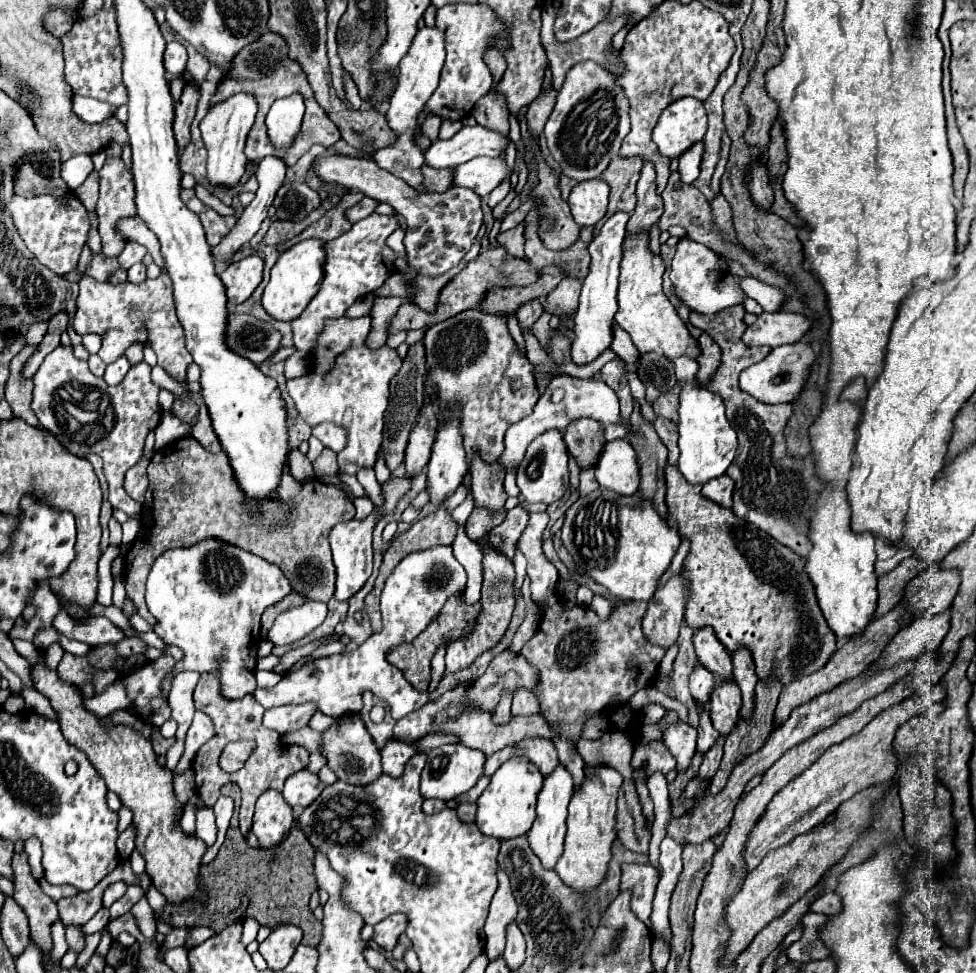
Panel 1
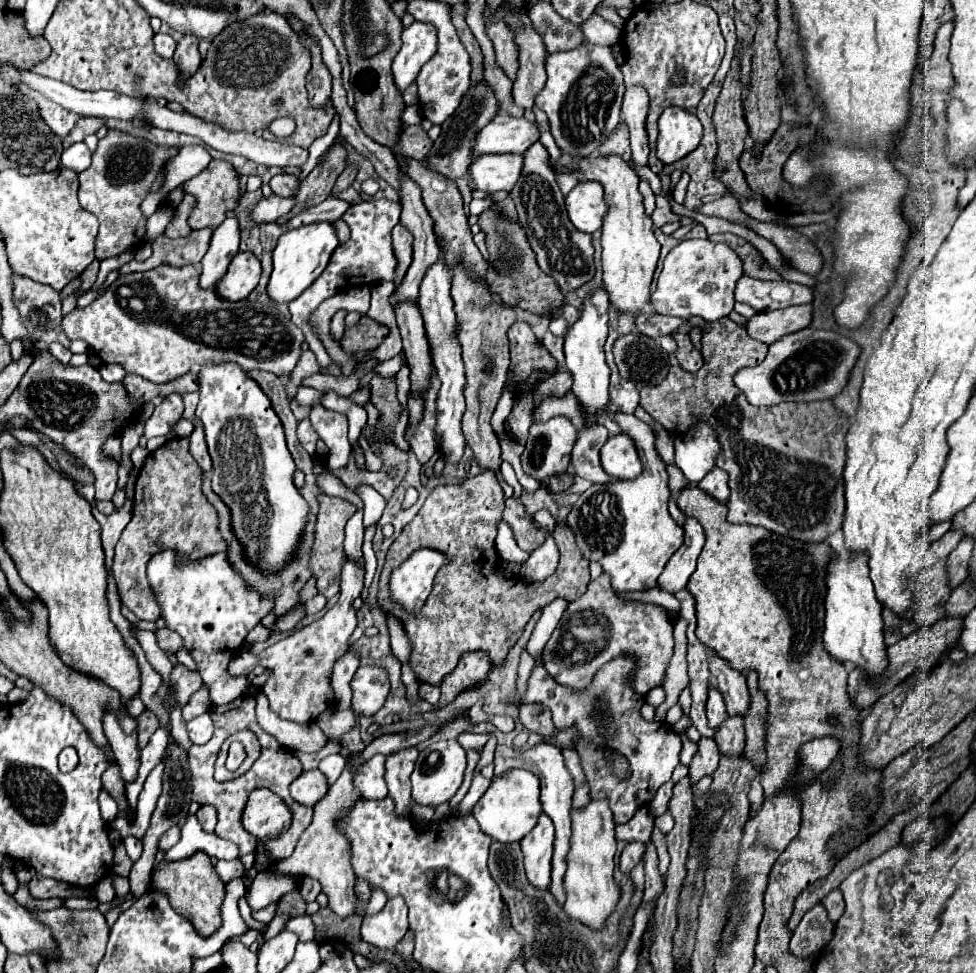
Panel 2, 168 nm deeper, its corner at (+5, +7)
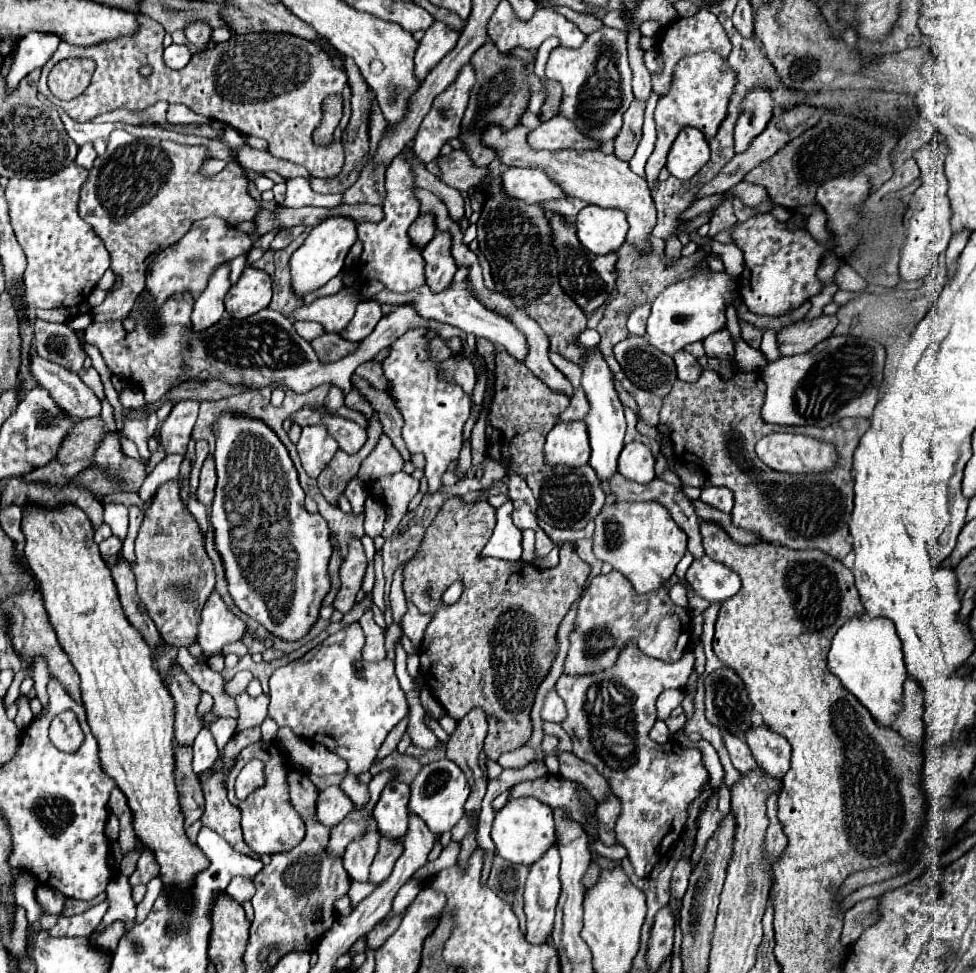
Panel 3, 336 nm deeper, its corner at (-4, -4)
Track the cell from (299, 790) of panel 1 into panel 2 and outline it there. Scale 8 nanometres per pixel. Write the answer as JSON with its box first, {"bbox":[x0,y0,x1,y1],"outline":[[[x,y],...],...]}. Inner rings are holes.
{"bbox":[291,770,329,806],"outline":[[[319,770],[303,772],[293,784],[291,784],[291,796],[303,804],[303,806],[315,806],[325,794],[329,792],[327,778]]]}

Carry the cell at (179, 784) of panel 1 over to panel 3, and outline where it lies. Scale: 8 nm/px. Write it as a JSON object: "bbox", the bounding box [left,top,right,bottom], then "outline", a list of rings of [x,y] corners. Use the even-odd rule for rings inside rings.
{"bbox":[174,745,204,827],"outline":[[[174,745],[174,781],[180,793],[180,809],[184,815],[184,827],[190,827],[194,821],[202,817],[204,811],[204,795],[200,789],[198,775],[192,769],[192,747],[190,745]]]}

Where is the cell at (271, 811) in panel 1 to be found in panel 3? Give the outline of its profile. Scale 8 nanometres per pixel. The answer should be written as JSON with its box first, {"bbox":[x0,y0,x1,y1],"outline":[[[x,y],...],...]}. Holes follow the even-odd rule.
{"bbox":[226,741,304,855],"outline":[[[274,741],[272,743],[248,745],[240,755],[236,759],[236,765],[232,767],[232,771],[228,775],[226,785],[228,785],[228,799],[236,807],[240,807],[240,811],[242,811],[242,831],[244,831],[246,845],[256,853],[268,853],[268,855],[294,849],[304,839],[304,821],[300,819],[300,815],[294,811],[294,807],[288,801],[288,785],[286,785],[286,765],[288,765],[288,761],[282,757],[282,753],[278,751]],[[250,759],[260,759],[264,763],[266,783],[262,787],[254,789],[244,801],[240,801],[234,793],[234,779],[236,779],[238,769],[242,765],[246,765]]]}

